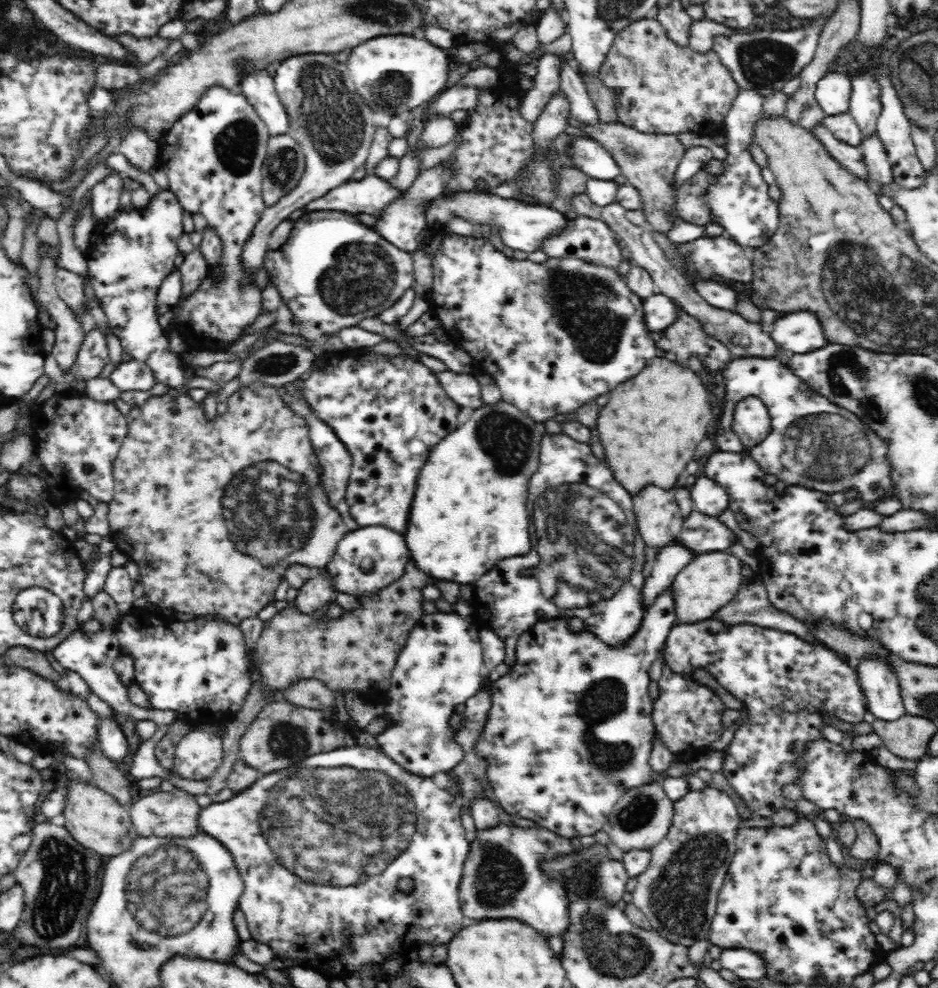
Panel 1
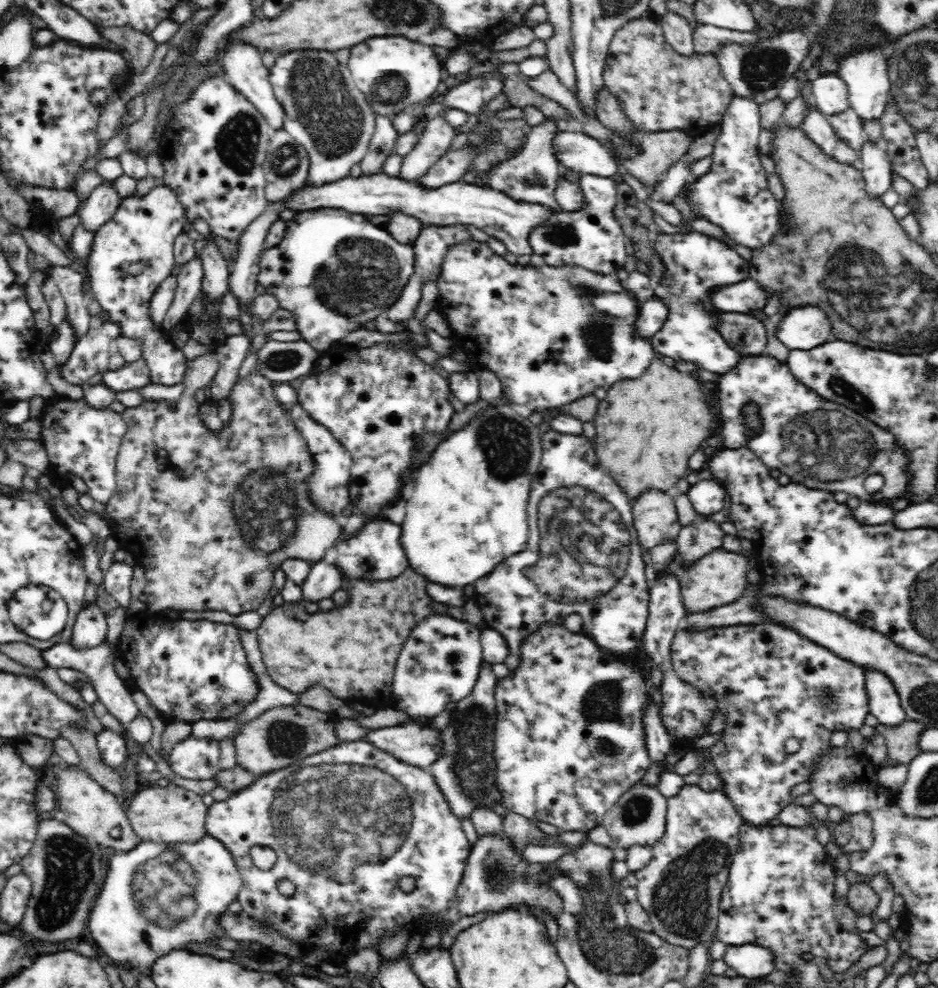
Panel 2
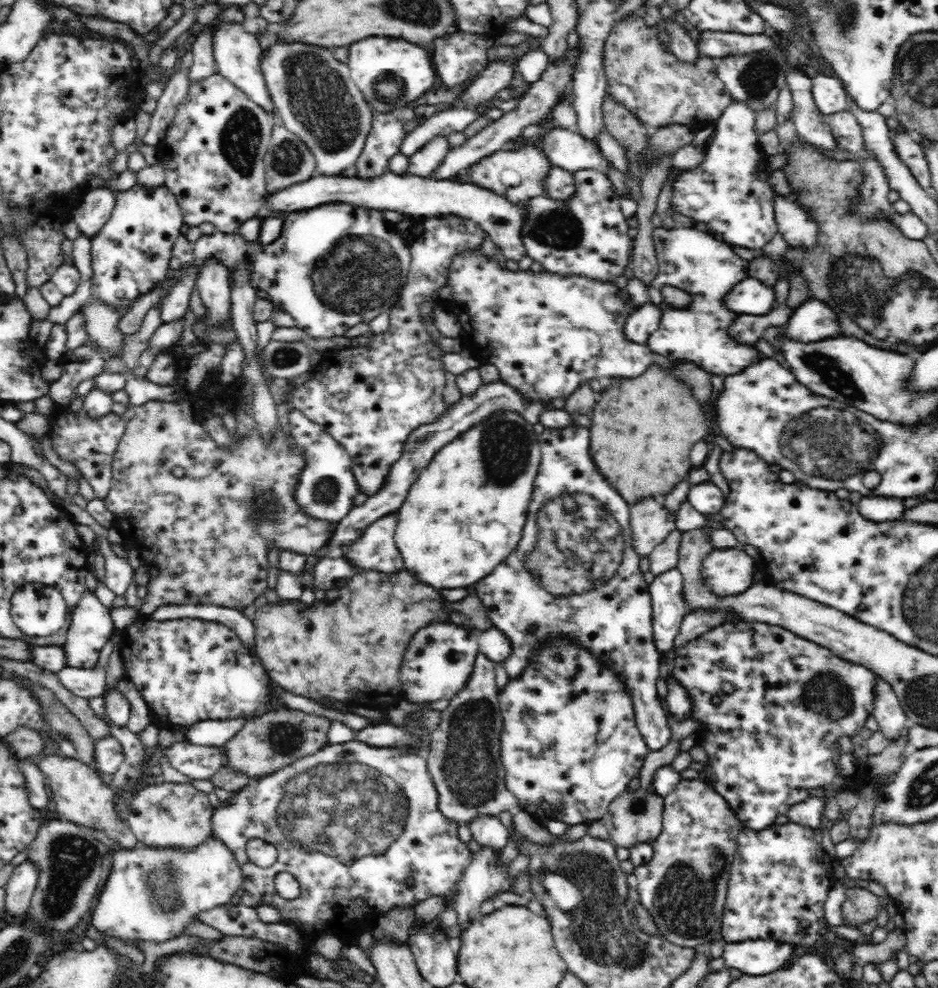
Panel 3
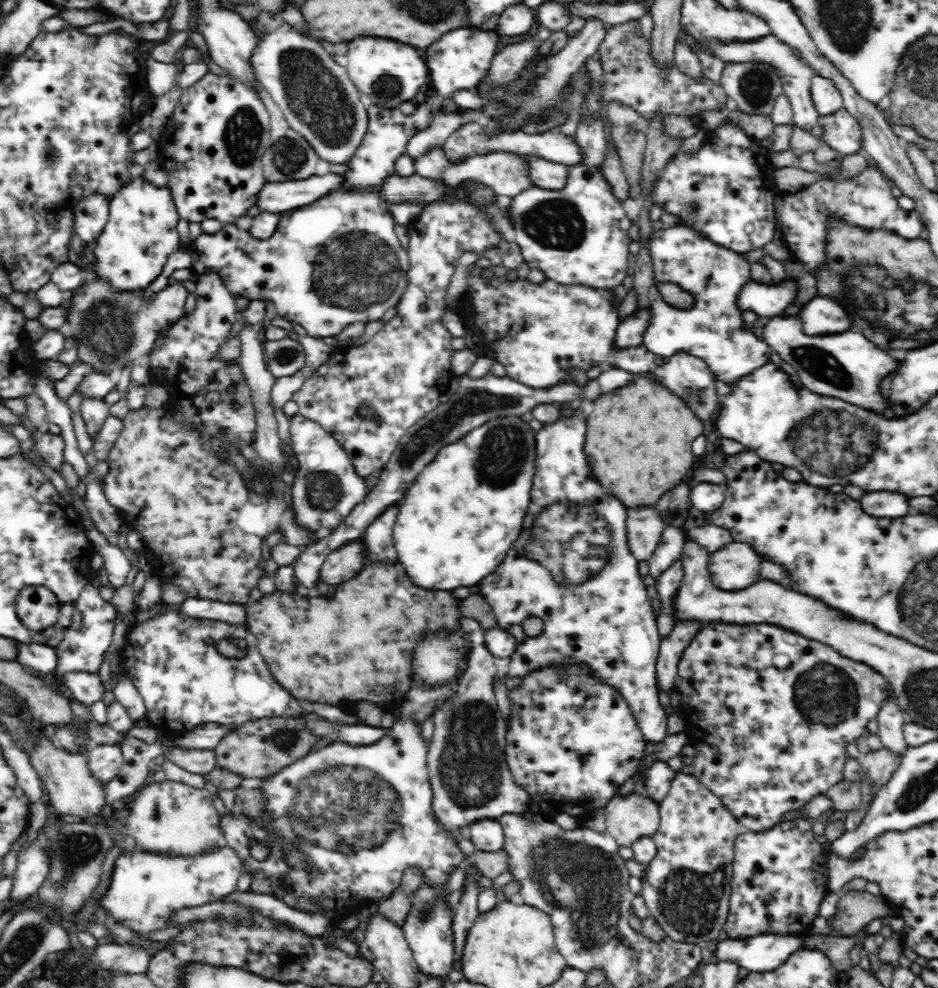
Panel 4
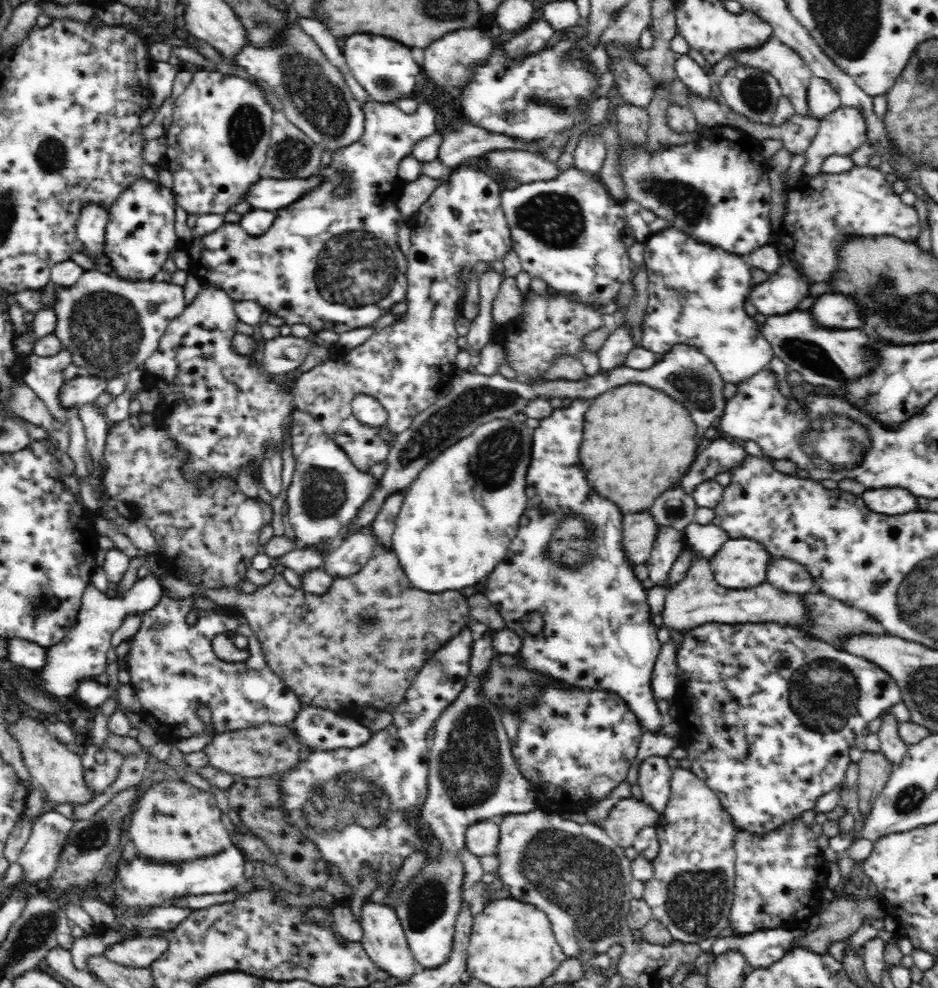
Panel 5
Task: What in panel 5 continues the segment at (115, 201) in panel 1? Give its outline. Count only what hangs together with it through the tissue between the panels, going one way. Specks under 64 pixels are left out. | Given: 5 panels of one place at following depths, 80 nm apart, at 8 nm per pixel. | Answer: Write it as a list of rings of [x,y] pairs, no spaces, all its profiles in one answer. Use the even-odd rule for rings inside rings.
[[[85,205],[79,214],[76,234],[80,241],[81,251],[95,262],[102,262],[102,242],[104,242],[108,222],[109,212],[102,205]]]

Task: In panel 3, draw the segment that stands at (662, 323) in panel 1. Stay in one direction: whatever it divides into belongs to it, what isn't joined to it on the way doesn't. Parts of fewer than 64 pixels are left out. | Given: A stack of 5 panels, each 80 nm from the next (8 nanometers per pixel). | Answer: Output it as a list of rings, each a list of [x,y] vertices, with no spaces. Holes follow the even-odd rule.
[[[652,301],[640,305],[627,315],[625,337],[632,342],[646,343],[650,334],[659,327],[661,314],[662,309]]]

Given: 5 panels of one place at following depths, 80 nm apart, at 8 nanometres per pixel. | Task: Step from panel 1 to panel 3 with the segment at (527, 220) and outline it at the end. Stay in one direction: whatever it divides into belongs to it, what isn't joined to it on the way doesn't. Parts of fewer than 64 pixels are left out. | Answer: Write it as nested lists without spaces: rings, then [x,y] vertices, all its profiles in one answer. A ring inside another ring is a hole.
[[[390,171],[382,174],[381,177],[372,178],[347,177],[340,174],[336,176],[318,175],[309,178],[306,182],[293,184],[274,194],[267,194],[267,207],[270,210],[281,210],[285,213],[308,210],[310,207],[320,206],[322,203],[349,203],[353,207],[365,207],[370,210],[391,210],[399,212],[413,218],[427,218],[428,216],[461,216],[462,219],[473,220],[482,230],[486,231],[497,246],[502,250],[502,254],[508,260],[519,261],[527,255],[526,247],[522,242],[522,227],[524,224],[524,205],[522,203],[510,202],[505,196],[500,196],[491,190],[482,188],[474,183],[460,182],[458,180],[439,180],[430,177],[420,177],[414,175],[397,175]]]

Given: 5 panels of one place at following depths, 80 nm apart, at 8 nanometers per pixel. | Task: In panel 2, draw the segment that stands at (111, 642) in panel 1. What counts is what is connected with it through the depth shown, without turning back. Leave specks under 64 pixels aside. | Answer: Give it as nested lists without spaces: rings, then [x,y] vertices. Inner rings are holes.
[[[104,638],[104,642],[94,644],[94,646],[75,646],[73,642],[60,642],[51,646],[48,650],[42,651],[42,656],[48,667],[53,668],[70,668],[78,670],[86,675],[87,682],[92,685],[96,691],[97,699],[106,707],[107,711],[114,718],[119,720],[125,726],[140,715],[140,709],[132,700],[131,691],[126,687],[124,681],[114,671],[114,660],[116,659],[116,643],[110,643]]]

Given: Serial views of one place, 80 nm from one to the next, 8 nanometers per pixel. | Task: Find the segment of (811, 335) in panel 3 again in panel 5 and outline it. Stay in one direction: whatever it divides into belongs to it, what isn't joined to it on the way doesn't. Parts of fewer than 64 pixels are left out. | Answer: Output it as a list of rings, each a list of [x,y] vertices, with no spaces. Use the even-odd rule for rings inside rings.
[[[823,293],[810,310],[818,316],[818,324],[822,326],[846,326],[846,330],[850,330],[862,324],[858,304],[844,294]]]

